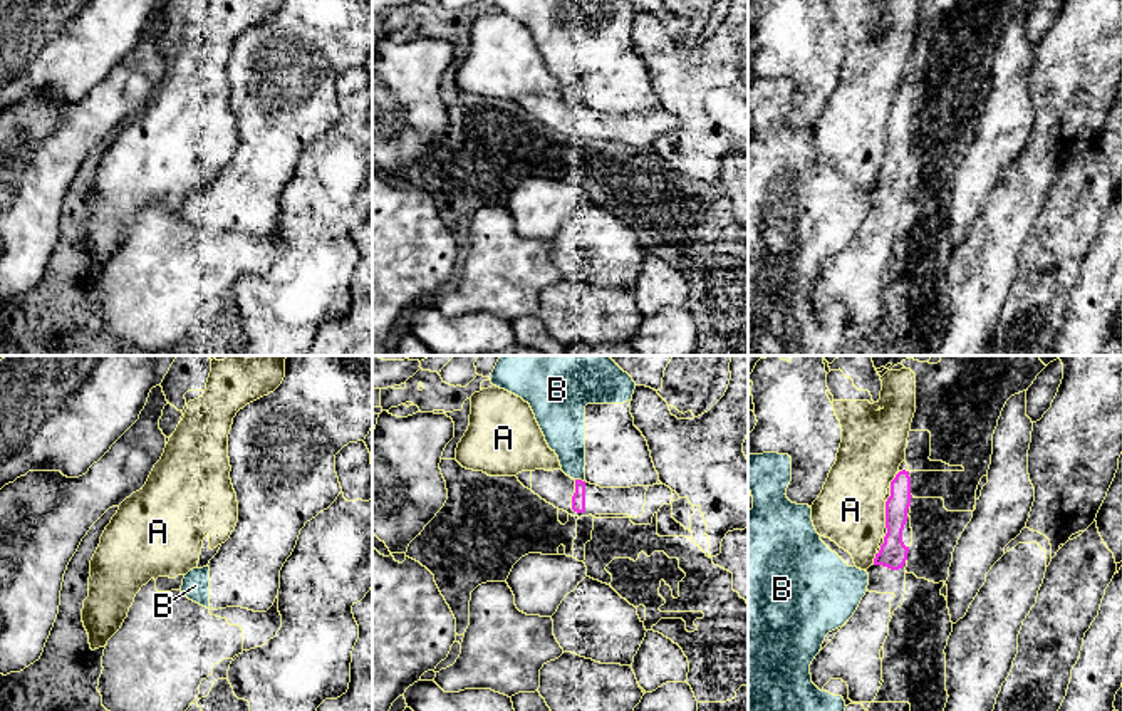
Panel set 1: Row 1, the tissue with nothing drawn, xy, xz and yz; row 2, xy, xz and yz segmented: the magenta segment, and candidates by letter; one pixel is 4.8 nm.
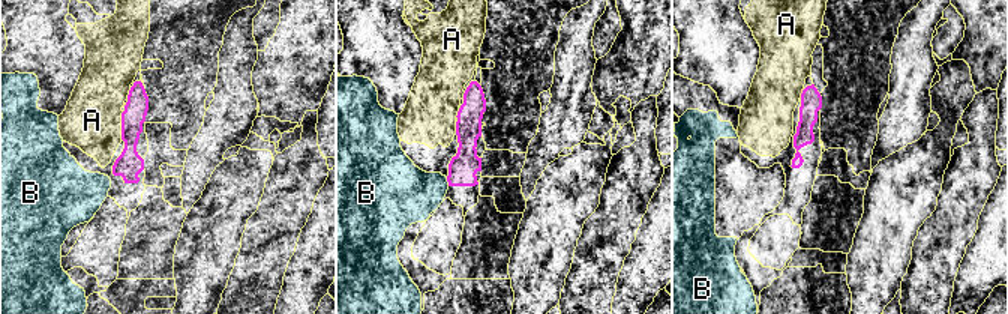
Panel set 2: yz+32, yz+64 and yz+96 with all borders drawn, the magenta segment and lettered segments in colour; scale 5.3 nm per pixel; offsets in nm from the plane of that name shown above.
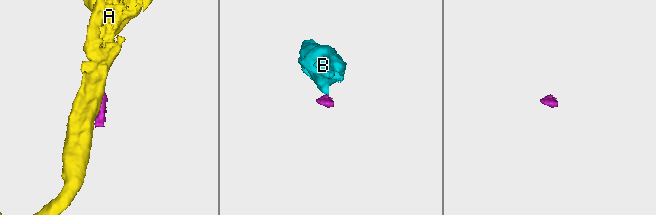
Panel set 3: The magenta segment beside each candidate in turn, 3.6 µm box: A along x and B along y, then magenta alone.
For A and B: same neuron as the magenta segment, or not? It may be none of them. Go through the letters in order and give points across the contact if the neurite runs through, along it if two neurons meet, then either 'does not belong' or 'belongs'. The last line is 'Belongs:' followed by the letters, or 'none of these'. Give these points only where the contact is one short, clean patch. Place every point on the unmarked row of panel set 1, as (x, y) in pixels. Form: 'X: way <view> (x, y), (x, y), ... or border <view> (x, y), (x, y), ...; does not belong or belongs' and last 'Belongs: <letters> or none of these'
A: does not belong
B: does not belong
Belongs: none of these

